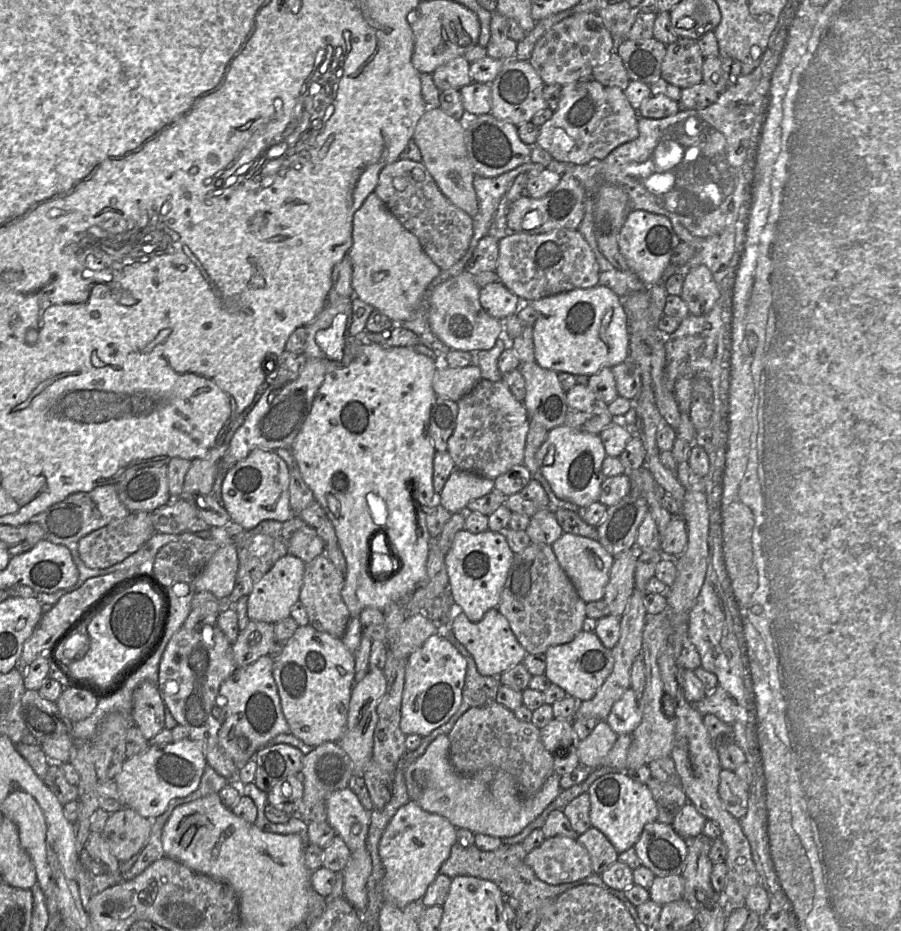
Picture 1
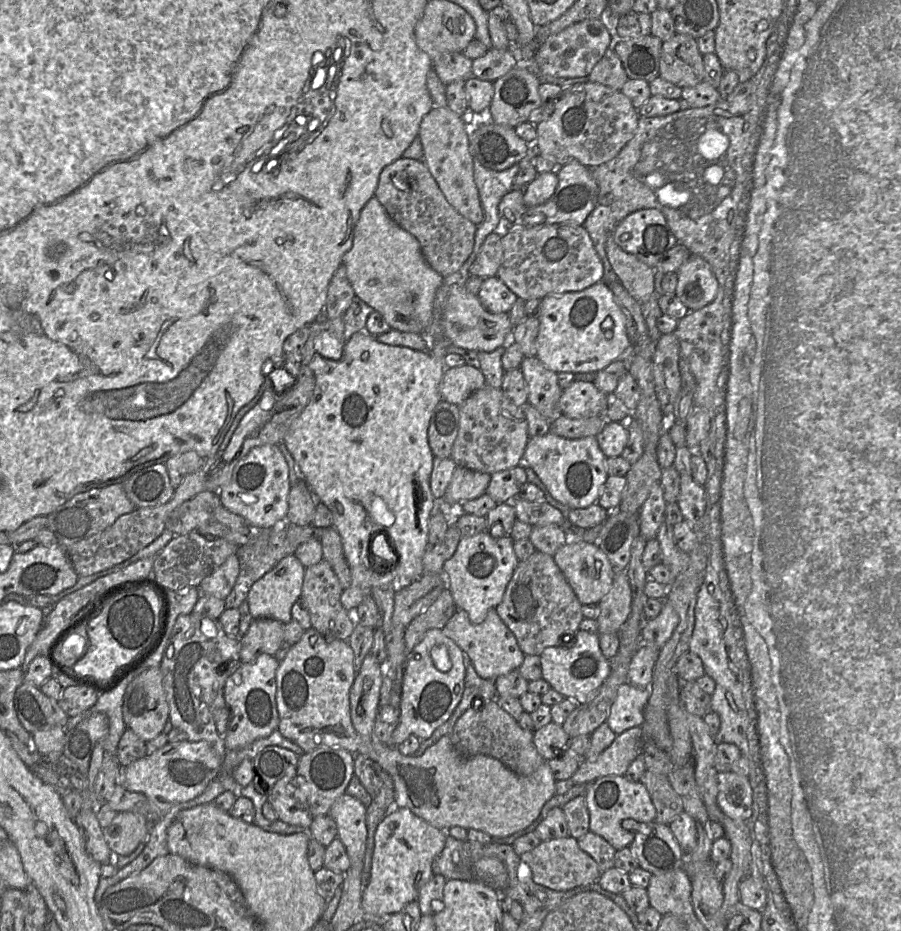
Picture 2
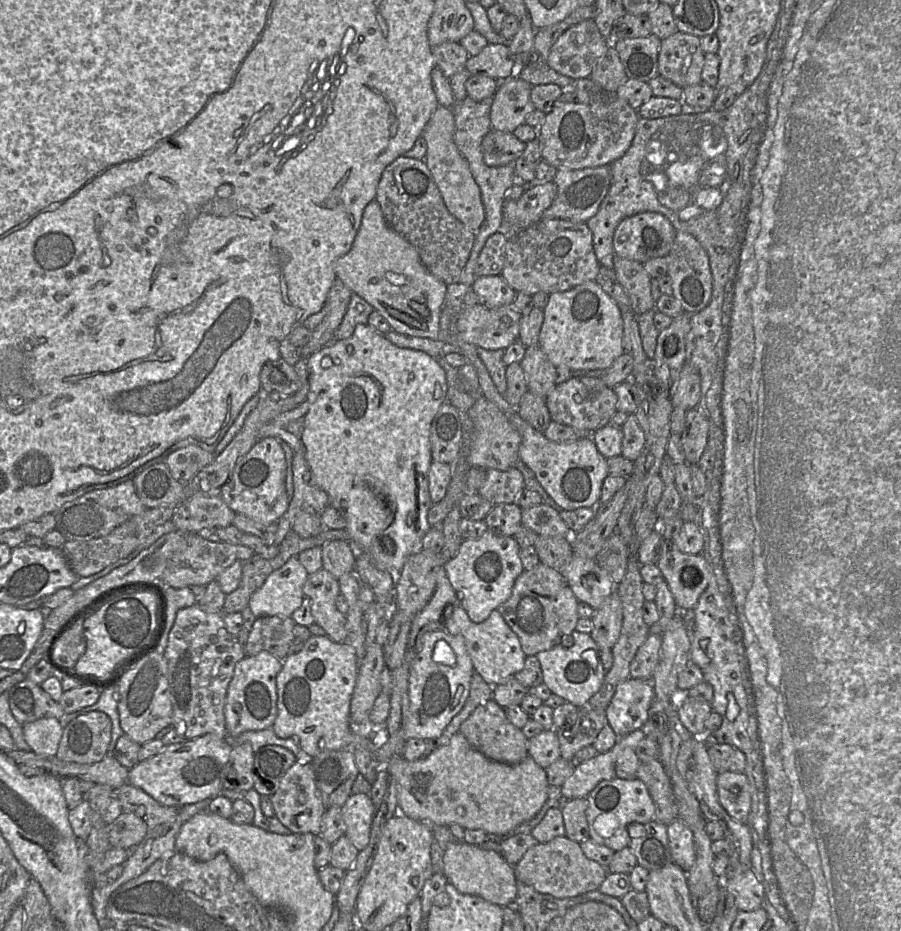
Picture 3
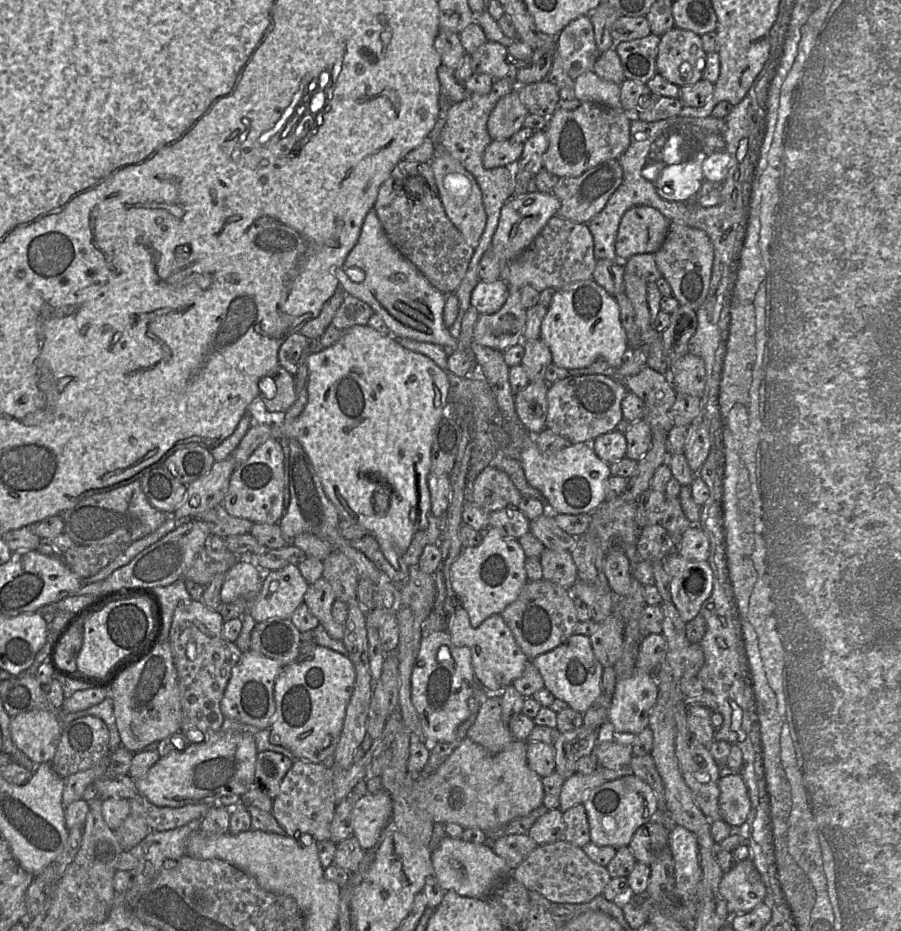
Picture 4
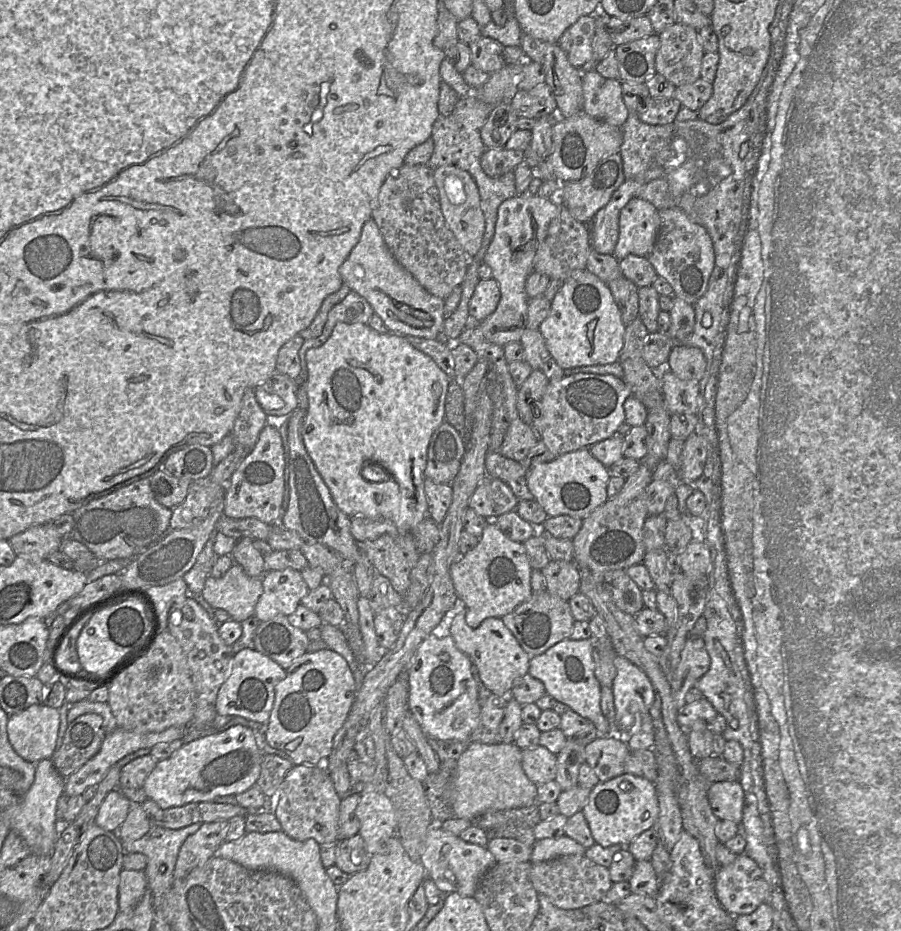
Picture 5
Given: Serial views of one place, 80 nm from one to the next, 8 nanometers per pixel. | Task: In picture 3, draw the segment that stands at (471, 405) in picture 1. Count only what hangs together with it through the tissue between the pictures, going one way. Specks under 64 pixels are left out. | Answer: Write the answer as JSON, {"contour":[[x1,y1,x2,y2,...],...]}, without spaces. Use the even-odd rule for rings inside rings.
{"contour":[[483,395,478,396,469,410,474,426,473,440,466,461,470,467,506,471,519,459,521,436,498,407]]}

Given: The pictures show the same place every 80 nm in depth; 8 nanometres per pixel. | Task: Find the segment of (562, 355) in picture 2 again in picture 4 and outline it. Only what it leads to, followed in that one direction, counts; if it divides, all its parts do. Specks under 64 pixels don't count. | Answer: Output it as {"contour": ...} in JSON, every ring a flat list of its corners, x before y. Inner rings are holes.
{"contour":[[594,279,556,290,541,322,540,339,549,348,553,363,565,369,584,368,596,362,618,367,627,349,619,305]]}

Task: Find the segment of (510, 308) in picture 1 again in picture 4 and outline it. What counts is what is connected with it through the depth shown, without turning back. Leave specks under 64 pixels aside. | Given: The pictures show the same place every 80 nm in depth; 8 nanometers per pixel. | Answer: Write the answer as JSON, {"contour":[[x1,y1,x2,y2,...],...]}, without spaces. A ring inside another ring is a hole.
{"contour":[[502,279,492,282,479,280,471,293,470,304,479,314,497,312,508,297,508,285]]}

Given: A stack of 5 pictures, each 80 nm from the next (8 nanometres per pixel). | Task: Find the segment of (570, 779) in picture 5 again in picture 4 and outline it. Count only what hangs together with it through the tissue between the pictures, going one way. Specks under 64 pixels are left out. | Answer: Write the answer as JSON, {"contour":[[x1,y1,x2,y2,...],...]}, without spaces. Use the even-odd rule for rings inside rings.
{"contour":[[582,725,574,731,560,733,553,744,555,771,565,779,575,774,577,761,590,755,597,745,598,732,595,728]]}

